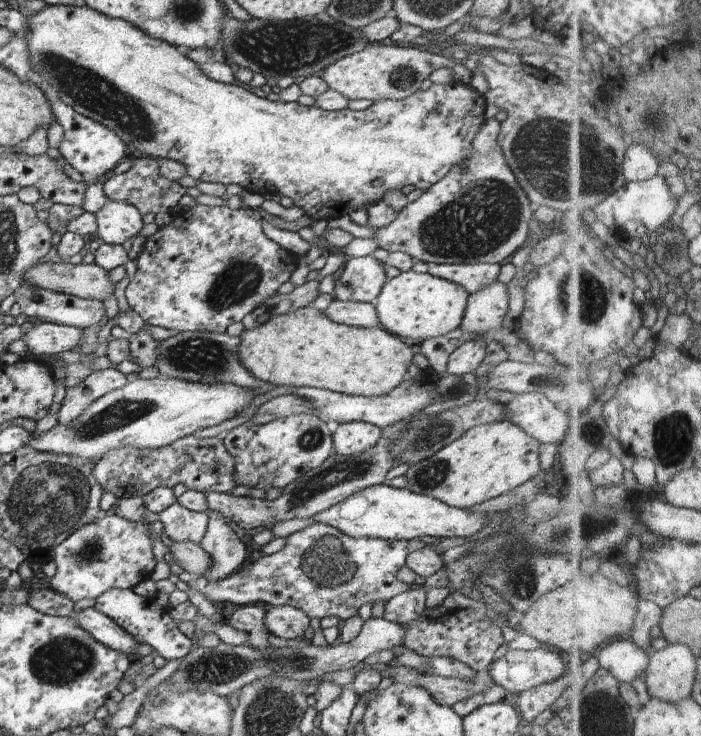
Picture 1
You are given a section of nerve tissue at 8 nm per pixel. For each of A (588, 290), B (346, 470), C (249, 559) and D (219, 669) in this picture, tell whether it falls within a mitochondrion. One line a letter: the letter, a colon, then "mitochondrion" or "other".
A: mitochondrion
B: mitochondrion
C: other
D: mitochondrion

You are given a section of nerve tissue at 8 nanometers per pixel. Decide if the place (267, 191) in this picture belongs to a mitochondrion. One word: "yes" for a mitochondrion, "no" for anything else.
no

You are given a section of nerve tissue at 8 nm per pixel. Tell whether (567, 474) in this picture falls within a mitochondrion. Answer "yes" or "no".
no

